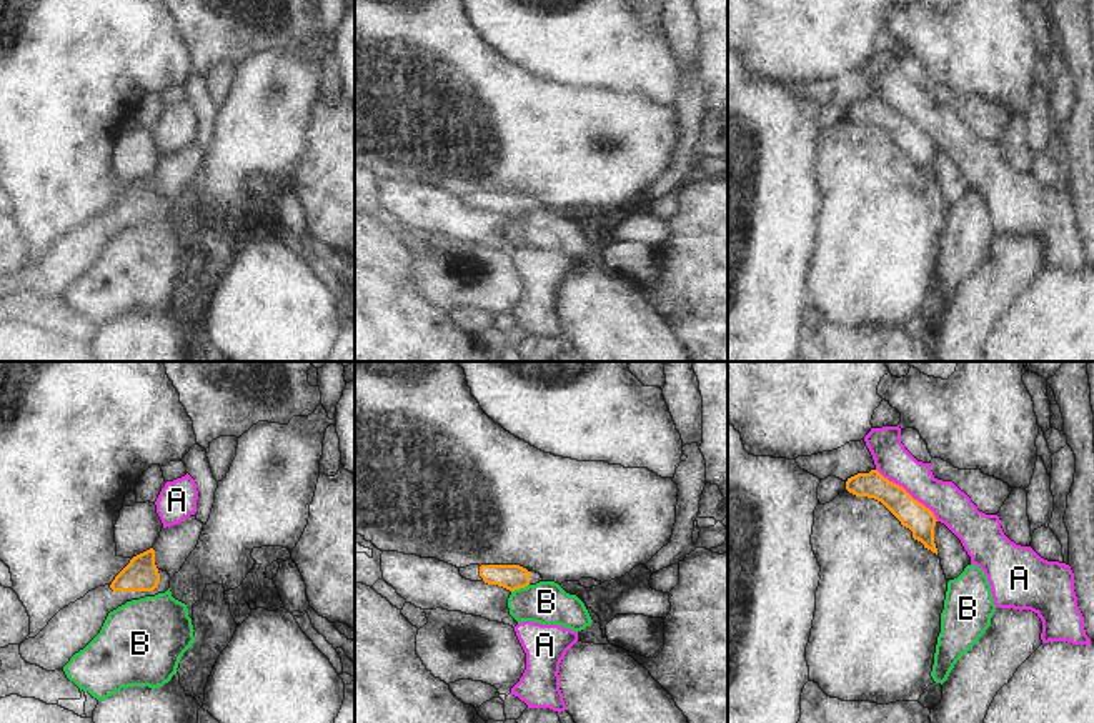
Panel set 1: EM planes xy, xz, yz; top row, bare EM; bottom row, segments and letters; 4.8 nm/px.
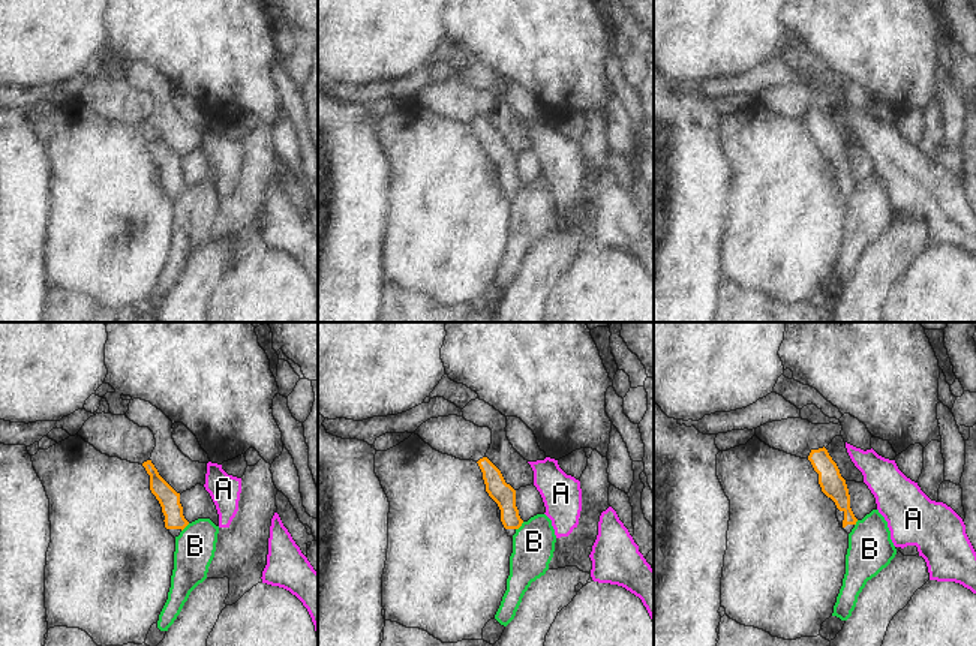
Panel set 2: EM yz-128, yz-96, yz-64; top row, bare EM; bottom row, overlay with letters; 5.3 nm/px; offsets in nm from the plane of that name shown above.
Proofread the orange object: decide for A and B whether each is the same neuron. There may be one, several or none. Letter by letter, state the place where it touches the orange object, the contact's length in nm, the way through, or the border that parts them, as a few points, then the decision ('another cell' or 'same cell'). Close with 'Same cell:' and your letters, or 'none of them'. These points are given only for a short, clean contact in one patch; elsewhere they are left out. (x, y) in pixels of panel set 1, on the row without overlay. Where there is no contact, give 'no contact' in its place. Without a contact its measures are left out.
A: meets orange in yz at (906, 119); contact 400 nm long; another cell
B: meets orange in xz at (520, 214); contact 100 nm long; border along xz (528, 210), (512, 219); another cell
Same cell: none of them

